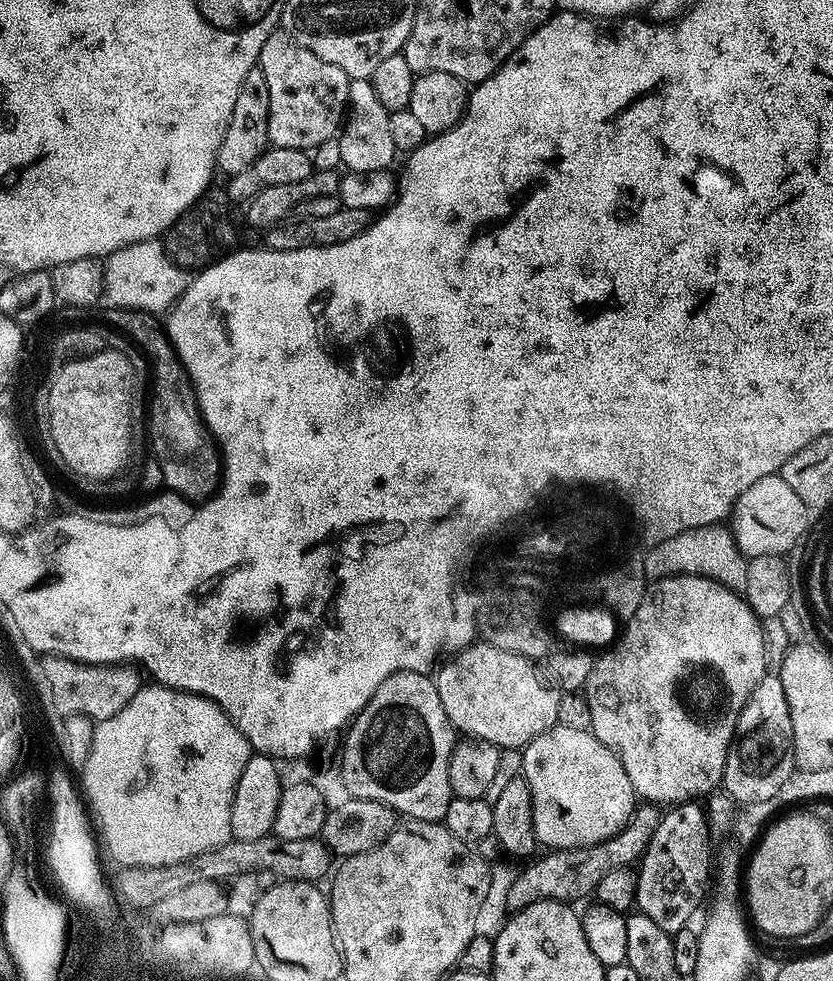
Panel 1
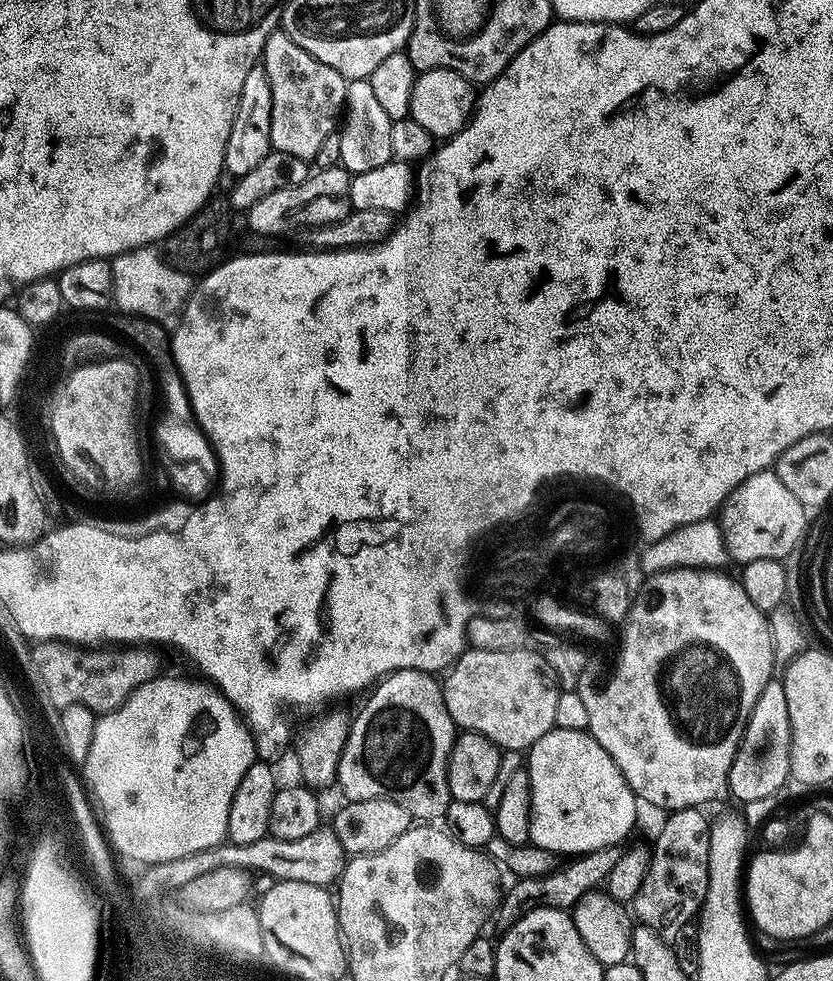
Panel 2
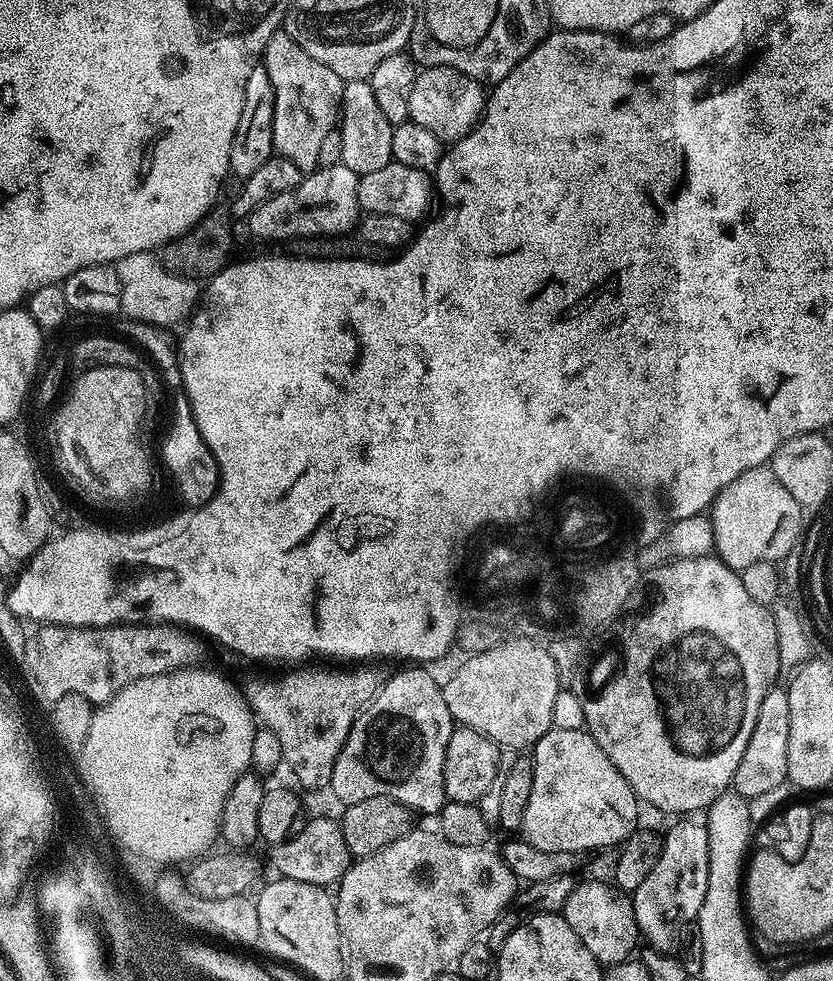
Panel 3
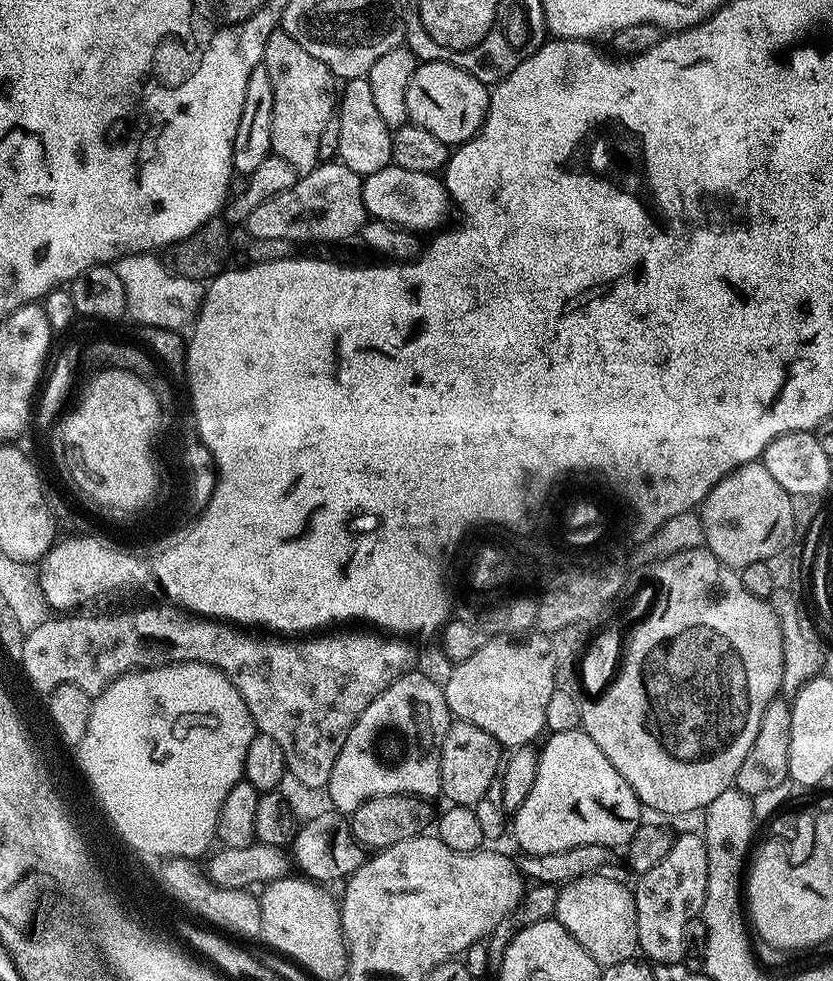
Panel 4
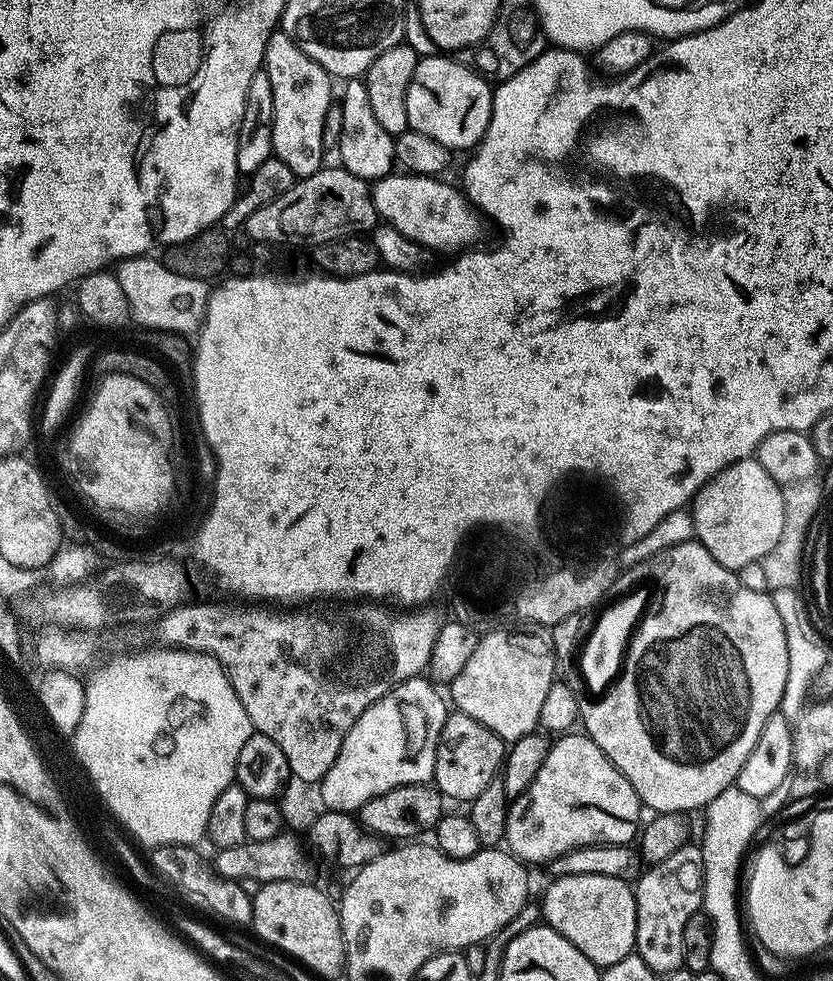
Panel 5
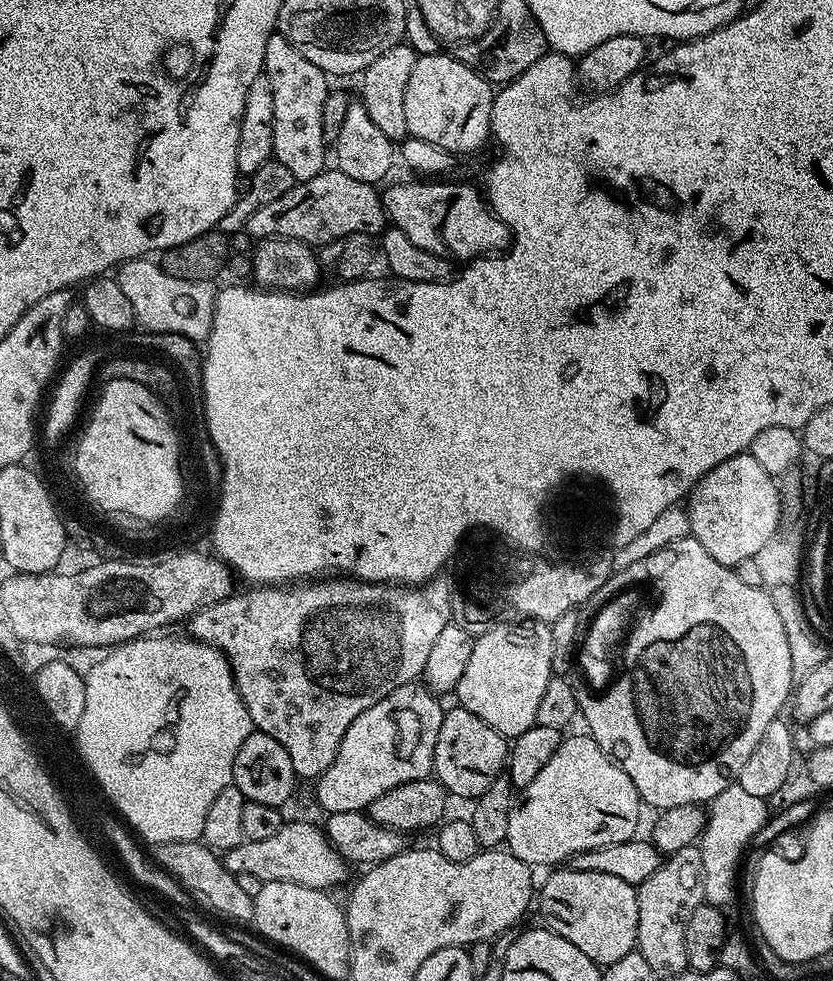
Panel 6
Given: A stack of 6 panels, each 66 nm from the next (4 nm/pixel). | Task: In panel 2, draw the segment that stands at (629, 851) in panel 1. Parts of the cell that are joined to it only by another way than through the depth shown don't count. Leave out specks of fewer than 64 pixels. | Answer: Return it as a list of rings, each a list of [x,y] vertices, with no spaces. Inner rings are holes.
[[[615,847],[594,848],[590,852],[585,852],[583,856],[564,862],[561,868],[553,867],[543,876],[517,879],[514,883],[516,885],[509,892],[507,889],[499,901],[501,925],[510,925],[535,908],[571,909],[587,892],[599,889],[607,881],[610,870],[614,870],[617,857],[618,852]]]

